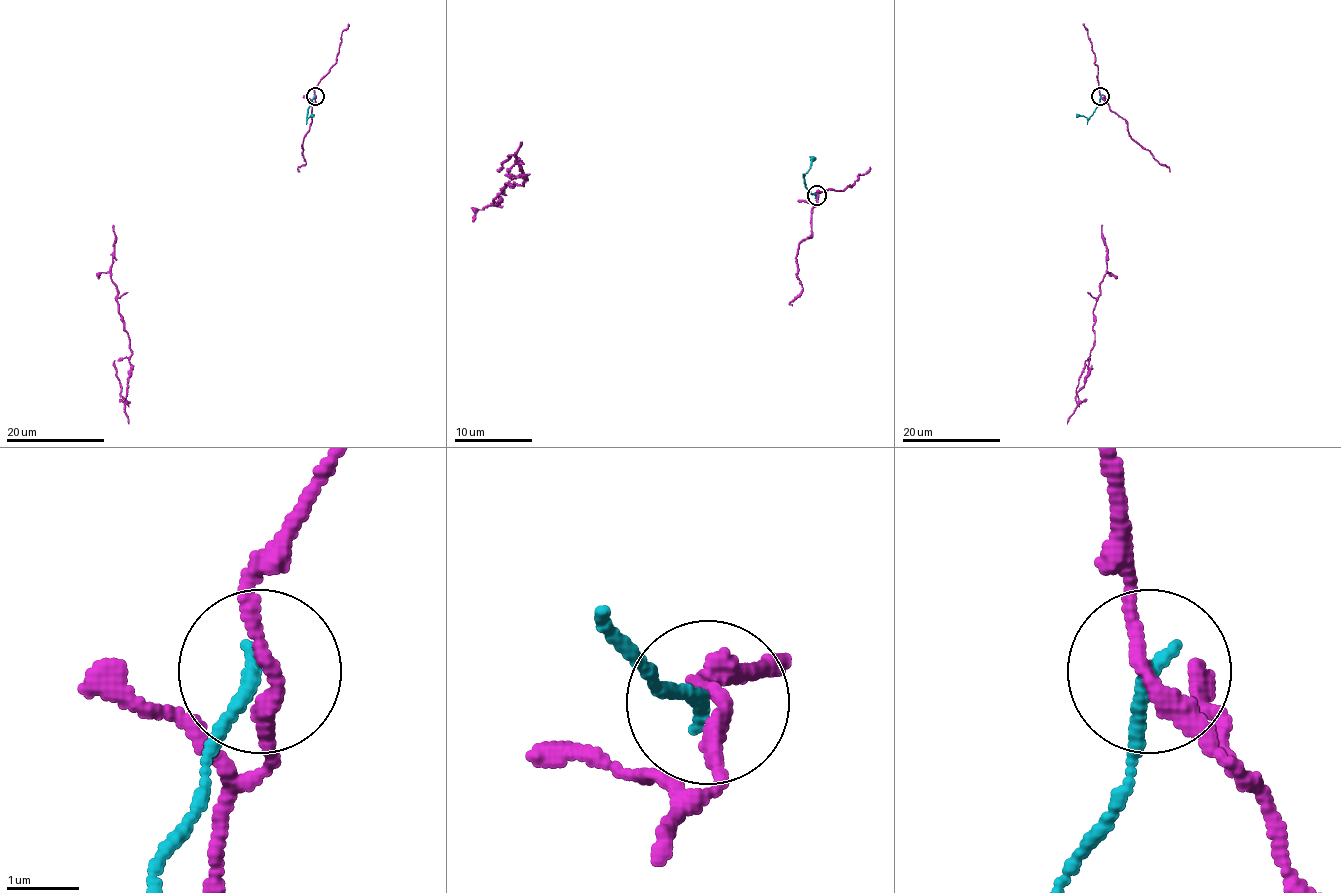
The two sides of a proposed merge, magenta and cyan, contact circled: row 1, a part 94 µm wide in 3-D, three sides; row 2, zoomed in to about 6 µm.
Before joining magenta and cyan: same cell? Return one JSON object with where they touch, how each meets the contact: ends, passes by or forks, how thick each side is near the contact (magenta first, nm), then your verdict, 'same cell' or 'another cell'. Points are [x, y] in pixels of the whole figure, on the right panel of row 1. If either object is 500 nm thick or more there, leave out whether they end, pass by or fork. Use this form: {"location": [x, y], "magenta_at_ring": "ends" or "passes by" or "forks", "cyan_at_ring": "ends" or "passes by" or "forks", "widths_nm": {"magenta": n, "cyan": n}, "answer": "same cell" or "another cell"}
{"location": [1100, 96], "magenta_at_ring": "passes by", "cyan_at_ring": "ends", "widths_nm": {"magenta": 220, "cyan": 200}, "answer": "another cell"}

